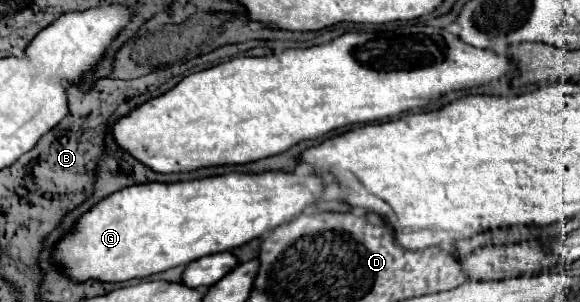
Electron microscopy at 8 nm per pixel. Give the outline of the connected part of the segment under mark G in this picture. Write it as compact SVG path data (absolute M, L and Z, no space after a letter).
M286 171L224 173L176 183L152 181L142 185L130 185L102 199L86 215L82 215L76 229L56 245L54 261L62 265L64 271L76 281L100 279L120 283L134 277L148 277L178 265L188 265L206 255L234 251L236 247L264 235L266 231L290 223L308 205L316 203L324 191L326 181L320 175L296 175Z

